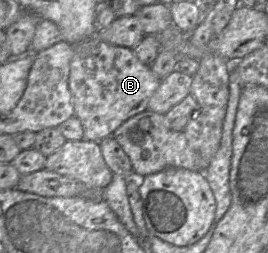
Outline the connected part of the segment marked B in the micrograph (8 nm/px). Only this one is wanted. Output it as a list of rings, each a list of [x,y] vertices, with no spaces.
[[[97,35],[75,44],[74,55],[70,62],[68,85],[72,95],[74,115],[83,126],[83,140],[99,142],[110,137],[129,118],[147,110],[148,103],[161,80],[148,65],[137,58],[131,48],[106,43],[97,38]]]

